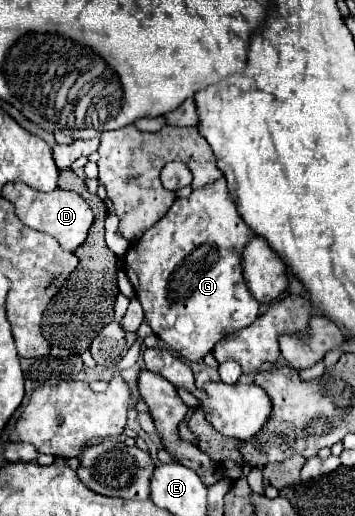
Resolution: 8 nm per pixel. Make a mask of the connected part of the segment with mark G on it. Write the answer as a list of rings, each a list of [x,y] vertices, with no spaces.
[[[219,178],[205,188],[197,188],[189,198],[177,198],[169,212],[151,226],[123,260],[123,270],[131,280],[135,294],[143,306],[145,322],[153,328],[171,352],[185,362],[201,362],[213,346],[235,330],[251,326],[259,316],[259,302],[251,296],[241,274],[241,252],[249,238],[255,234],[241,222],[237,208],[229,196],[225,178]]]

